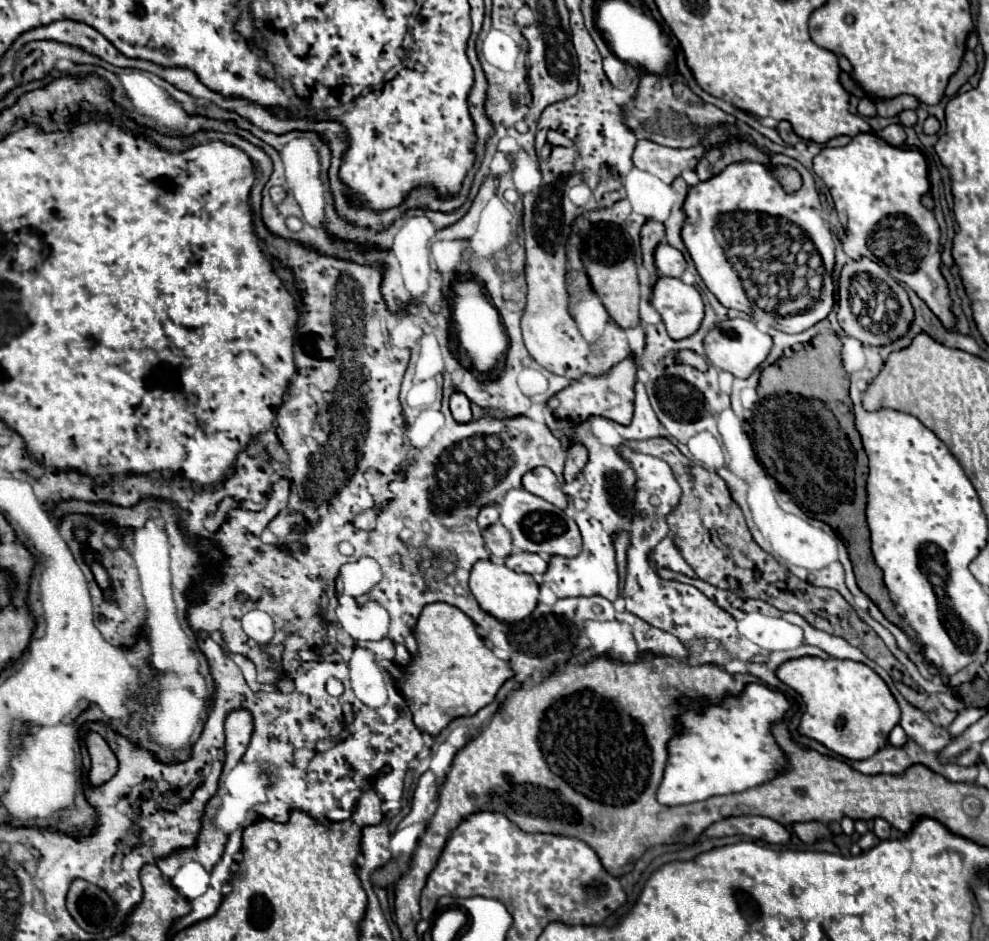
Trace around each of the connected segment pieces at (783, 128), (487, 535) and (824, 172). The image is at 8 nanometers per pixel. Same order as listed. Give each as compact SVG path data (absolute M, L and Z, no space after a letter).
M780 122L778 124L778 134L780 134L780 138L788 144L788 146L796 146L798 144L798 136L792 132L792 126L788 124L788 122Z
M500 522L488 526L488 528L482 532L482 536L484 536L484 542L486 542L486 546L490 546L490 552L492 552L494 556L506 558L506 556L512 552L510 534L508 534L508 530L506 530Z
M858 134L844 148L824 148L814 158L814 172L824 180L834 198L838 218L846 230L846 240L842 244L844 252L854 260L860 256L868 256L874 262L880 262L892 278L908 284L948 328L954 328L948 284L940 274L940 228L934 214L920 202L922 194L926 194L930 188L924 156L914 148L904 150L888 146L874 134Z

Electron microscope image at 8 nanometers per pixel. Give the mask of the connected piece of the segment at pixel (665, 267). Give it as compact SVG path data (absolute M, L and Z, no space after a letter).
M666 242L658 244L658 248L654 252L654 264L656 264L656 270L658 270L656 274L658 276L674 276L674 278L678 278L686 268L684 256L676 248L668 246Z

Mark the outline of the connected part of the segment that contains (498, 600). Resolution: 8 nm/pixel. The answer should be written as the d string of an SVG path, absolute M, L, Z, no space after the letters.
M478 560L470 572L470 590L478 600L480 608L502 622L518 622L530 616L538 604L538 584L530 574L518 574L504 564L494 564L490 560Z

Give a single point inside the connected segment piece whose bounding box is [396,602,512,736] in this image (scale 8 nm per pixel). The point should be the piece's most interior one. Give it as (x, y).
(454, 674)

